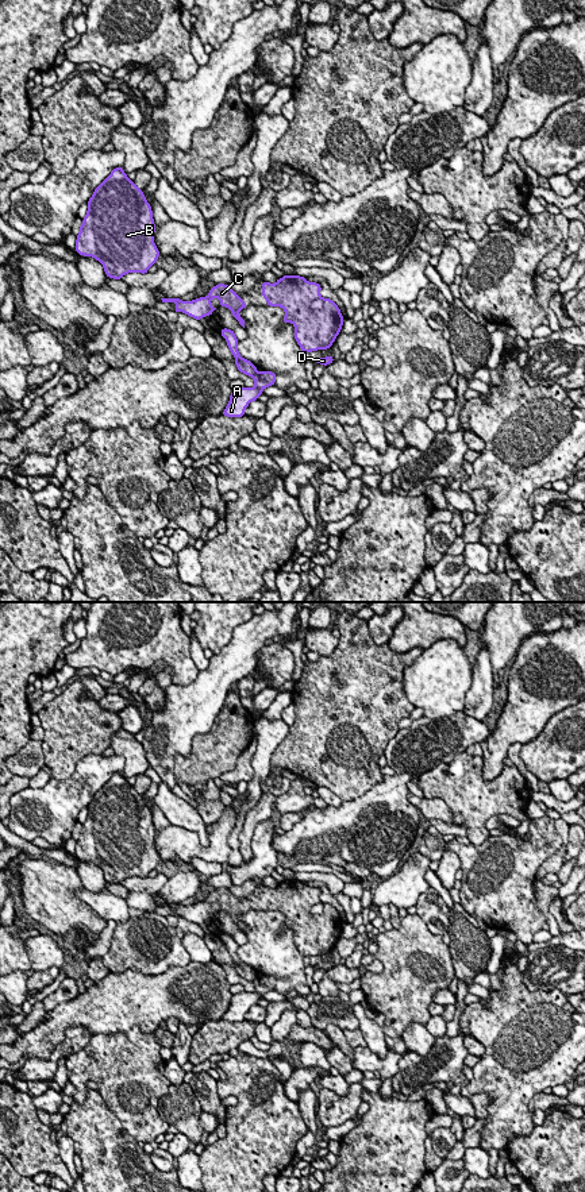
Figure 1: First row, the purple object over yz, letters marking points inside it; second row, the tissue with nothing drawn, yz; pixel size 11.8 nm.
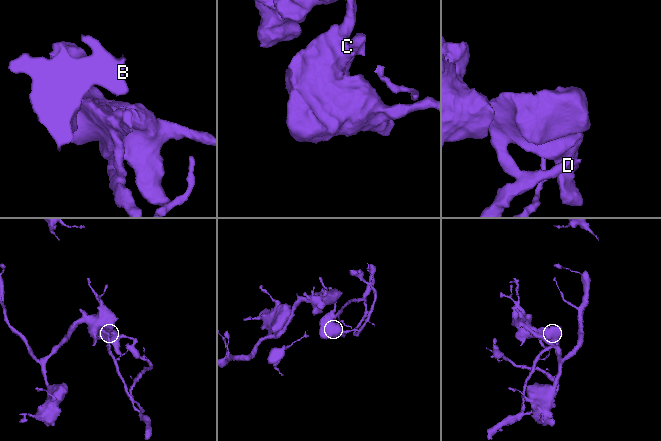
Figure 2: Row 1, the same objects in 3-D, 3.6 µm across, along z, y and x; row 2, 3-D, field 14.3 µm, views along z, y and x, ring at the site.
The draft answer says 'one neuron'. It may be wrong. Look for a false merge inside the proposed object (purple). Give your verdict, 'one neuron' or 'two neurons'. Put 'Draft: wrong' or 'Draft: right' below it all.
two neurons
Draft: wrong

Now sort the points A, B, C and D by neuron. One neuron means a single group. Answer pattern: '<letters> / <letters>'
A D / B C

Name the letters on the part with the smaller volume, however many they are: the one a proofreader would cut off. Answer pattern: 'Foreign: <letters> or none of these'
Foreign: A, D

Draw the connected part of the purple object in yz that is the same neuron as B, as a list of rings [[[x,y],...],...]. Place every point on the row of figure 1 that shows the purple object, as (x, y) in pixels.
[[[115,167],[88,200],[76,240],[76,252],[99,261],[105,275],[122,279],[128,273],[146,274],[159,258],[154,244],[153,211],[143,190]]]

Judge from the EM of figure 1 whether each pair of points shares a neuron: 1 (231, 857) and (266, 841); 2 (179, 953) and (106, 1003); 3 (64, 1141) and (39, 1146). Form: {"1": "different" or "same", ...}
{"1": "different", "2": "different", "3": "different"}

